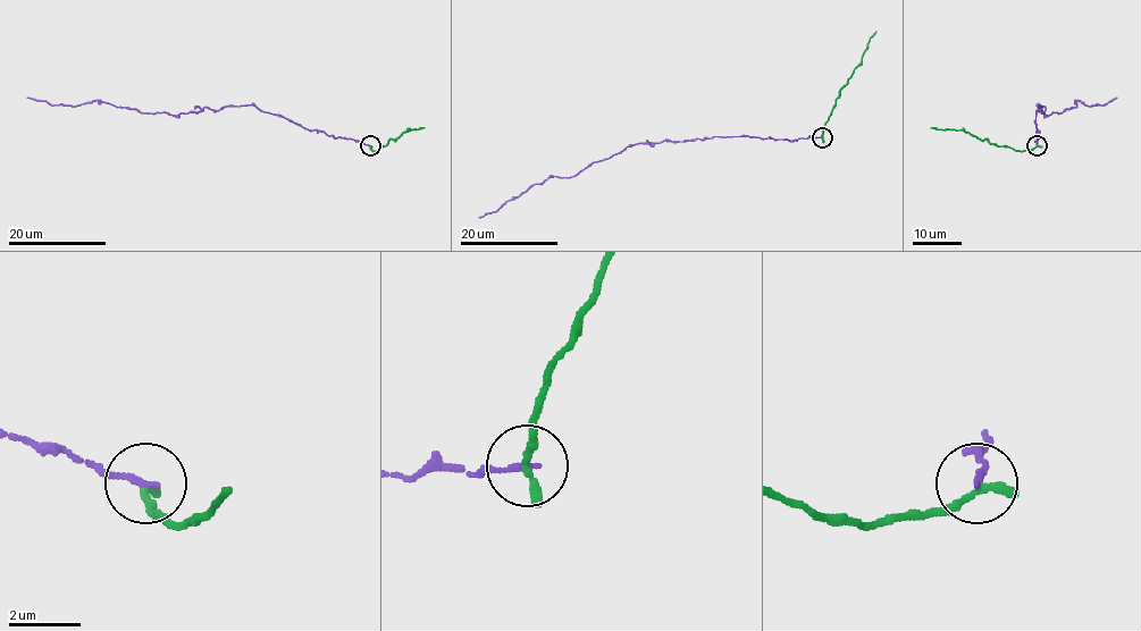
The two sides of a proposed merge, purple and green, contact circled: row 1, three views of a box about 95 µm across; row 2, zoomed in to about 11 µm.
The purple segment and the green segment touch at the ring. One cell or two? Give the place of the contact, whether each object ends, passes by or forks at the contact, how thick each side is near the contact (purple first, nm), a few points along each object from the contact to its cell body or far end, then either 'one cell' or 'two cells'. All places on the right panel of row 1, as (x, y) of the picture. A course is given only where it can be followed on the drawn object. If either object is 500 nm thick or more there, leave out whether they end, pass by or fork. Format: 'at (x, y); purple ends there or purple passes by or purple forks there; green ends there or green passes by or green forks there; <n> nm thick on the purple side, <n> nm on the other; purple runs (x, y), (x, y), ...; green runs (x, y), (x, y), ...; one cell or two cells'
at (1037, 145); purple ends there; green ends there; 180 nm thick on the purple side, 300 nm on the other; purple runs (1035, 145), (1038, 104), (1046, 115), (1060, 114), (1076, 107), (1077, 100), (1093, 106), (1116, 98); green runs (1035, 146), (1021, 151), (981, 140), (967, 132), (931, 127); two cells

